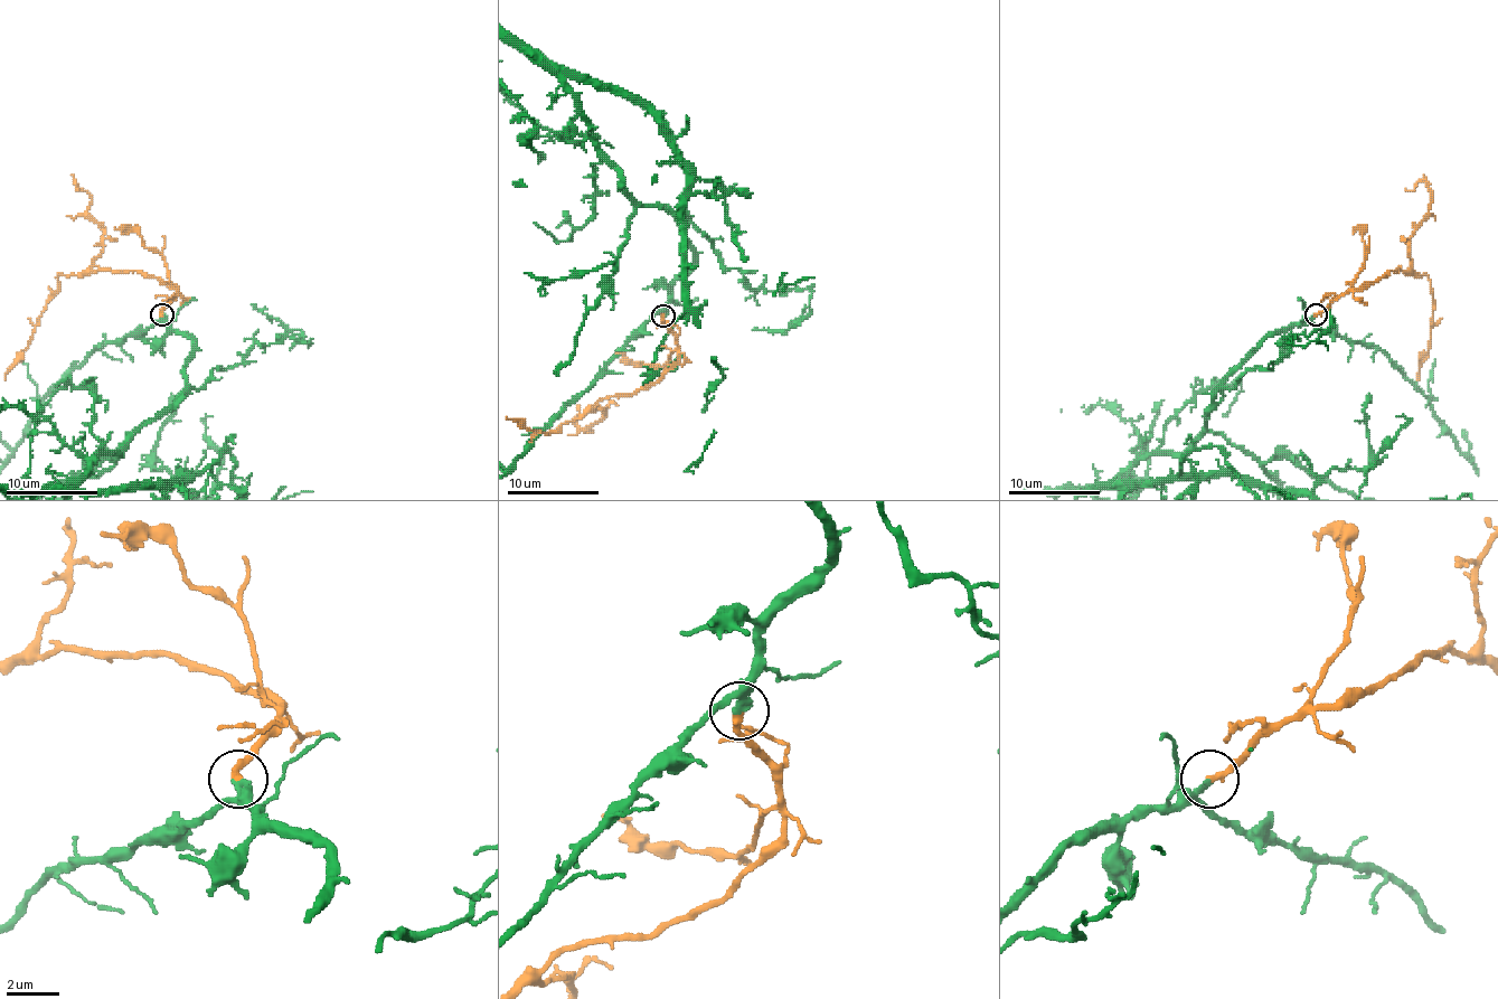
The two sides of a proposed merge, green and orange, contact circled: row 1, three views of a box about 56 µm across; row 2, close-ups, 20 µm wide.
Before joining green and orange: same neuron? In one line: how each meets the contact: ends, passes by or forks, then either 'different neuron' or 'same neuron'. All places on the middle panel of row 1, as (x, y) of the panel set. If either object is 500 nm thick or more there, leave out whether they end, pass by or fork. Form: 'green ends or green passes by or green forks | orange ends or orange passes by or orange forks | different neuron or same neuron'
green passes by | orange ends | same neuron

